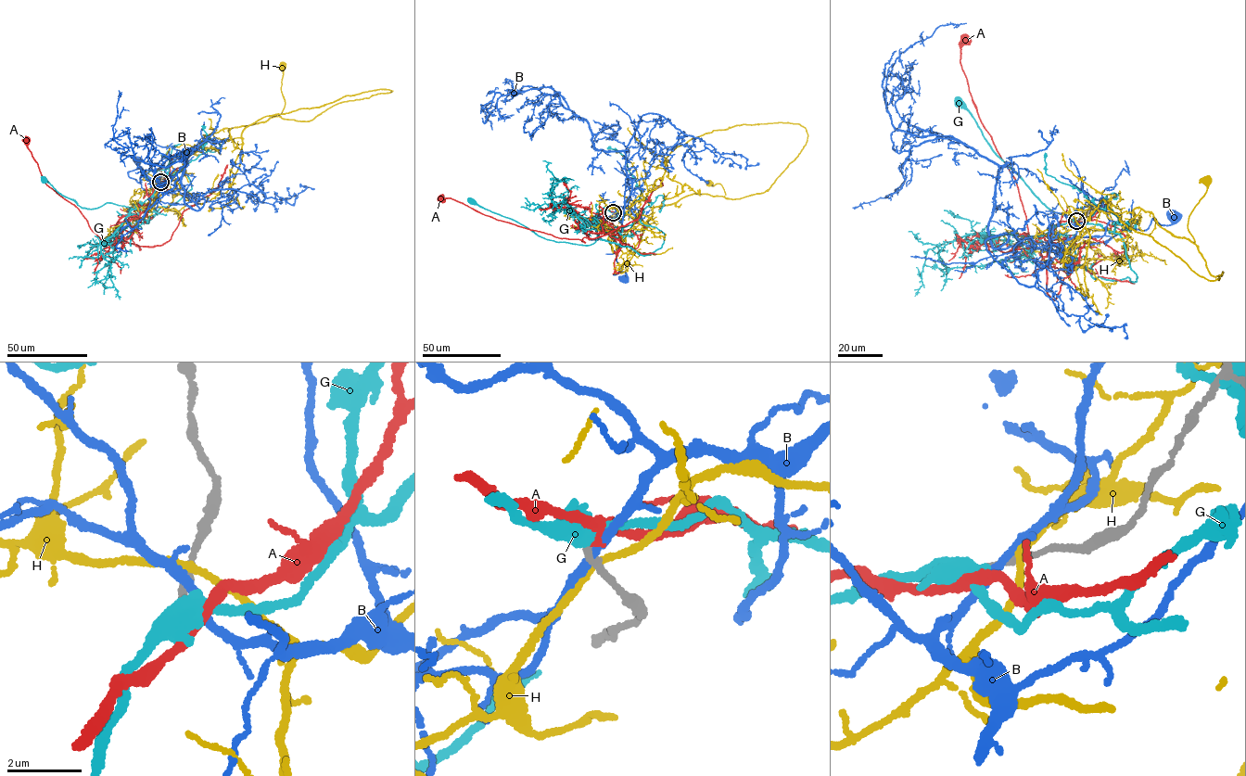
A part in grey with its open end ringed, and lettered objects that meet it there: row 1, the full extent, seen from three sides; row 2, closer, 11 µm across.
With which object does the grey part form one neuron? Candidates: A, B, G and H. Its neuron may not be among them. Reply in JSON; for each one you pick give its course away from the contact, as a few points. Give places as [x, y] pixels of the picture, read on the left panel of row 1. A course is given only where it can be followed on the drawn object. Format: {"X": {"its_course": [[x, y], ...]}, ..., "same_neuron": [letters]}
{"A": {"its_course": [[160, 182], [145, 210], [138, 216], [122, 216], [107, 244], [79, 209], [46, 184], [26, 140]]}, "same_neuron": ["A"]}

